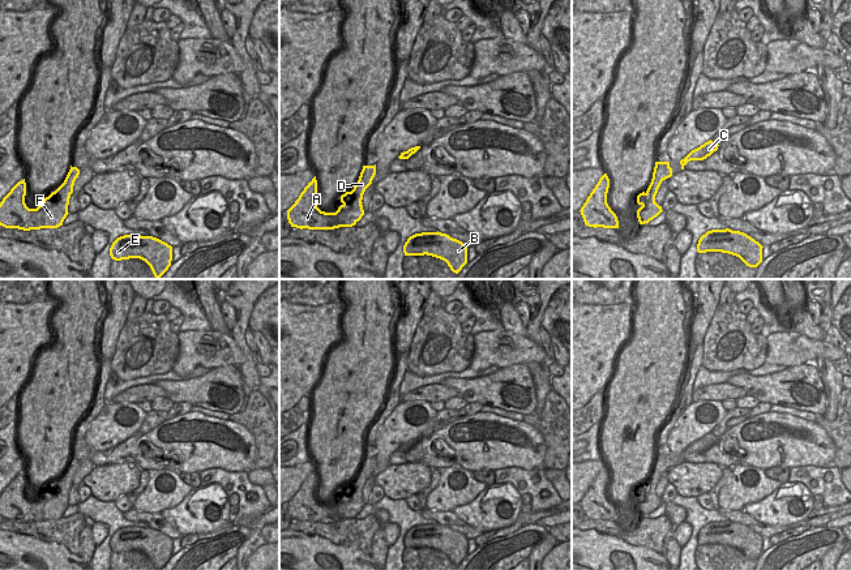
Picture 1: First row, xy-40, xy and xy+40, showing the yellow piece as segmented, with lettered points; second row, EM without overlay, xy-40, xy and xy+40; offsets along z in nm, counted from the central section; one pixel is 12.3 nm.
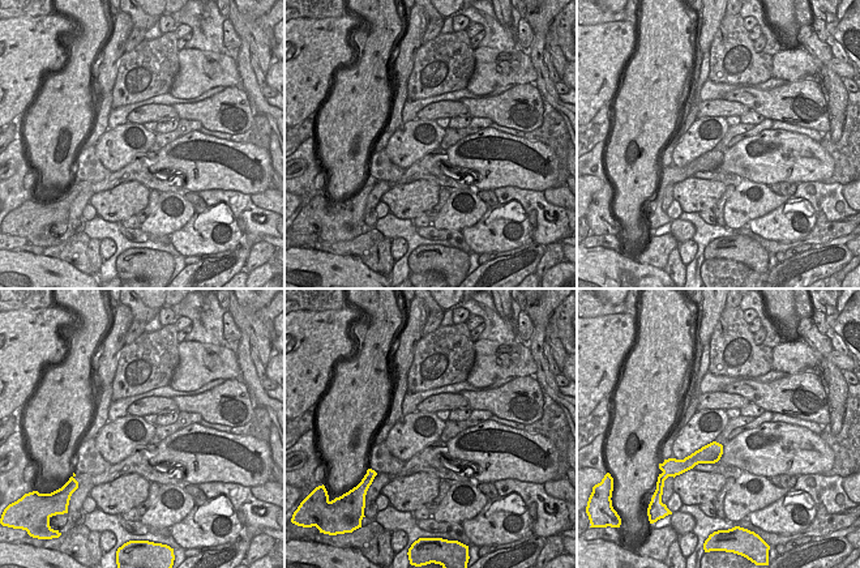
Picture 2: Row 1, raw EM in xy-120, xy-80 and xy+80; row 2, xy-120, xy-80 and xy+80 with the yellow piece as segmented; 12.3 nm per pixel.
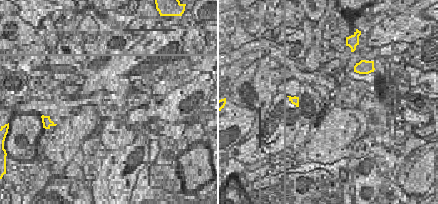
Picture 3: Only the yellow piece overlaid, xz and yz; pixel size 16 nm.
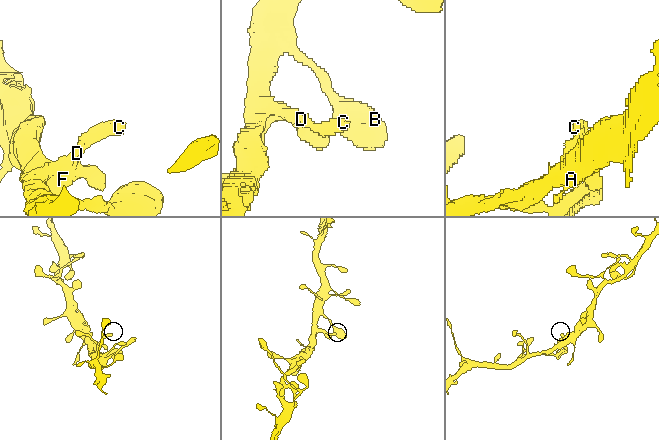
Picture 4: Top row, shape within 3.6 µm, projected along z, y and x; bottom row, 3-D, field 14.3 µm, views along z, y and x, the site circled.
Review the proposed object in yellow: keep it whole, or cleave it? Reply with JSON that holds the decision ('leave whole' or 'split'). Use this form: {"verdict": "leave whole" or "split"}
{"verdict": "leave whole"}

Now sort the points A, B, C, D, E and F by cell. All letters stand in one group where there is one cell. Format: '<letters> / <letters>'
A B C D E F

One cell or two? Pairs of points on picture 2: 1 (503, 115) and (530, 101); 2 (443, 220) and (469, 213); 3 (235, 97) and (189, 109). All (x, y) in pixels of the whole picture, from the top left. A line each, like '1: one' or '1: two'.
1: one
2: one
3: one

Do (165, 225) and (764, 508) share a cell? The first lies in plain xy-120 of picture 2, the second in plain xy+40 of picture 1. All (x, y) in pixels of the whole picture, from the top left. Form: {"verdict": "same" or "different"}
{"verdict": "different"}

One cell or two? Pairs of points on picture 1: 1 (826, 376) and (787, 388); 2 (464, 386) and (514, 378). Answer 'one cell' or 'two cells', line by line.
1: two cells
2: one cell

